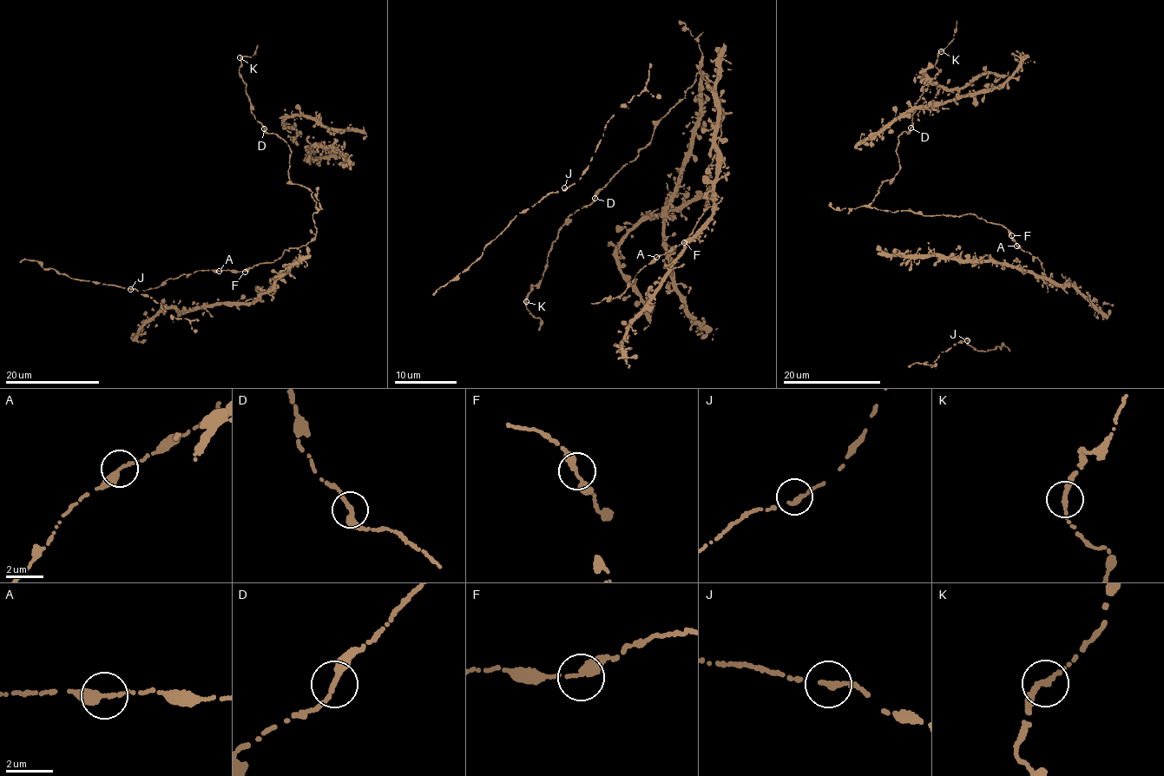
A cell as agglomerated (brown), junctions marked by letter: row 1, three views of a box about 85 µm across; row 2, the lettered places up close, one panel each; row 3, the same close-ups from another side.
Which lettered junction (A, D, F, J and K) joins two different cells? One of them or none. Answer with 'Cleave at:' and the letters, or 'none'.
Cleave at: none

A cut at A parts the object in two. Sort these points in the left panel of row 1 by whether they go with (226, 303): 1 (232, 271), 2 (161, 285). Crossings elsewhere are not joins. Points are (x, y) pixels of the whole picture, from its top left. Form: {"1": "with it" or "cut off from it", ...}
{"1": "with it", "2": "cut off from it"}

